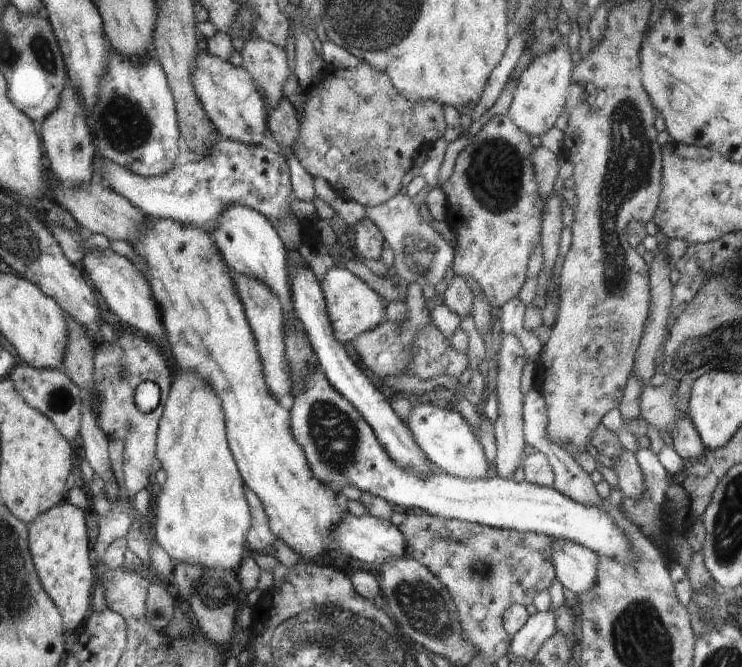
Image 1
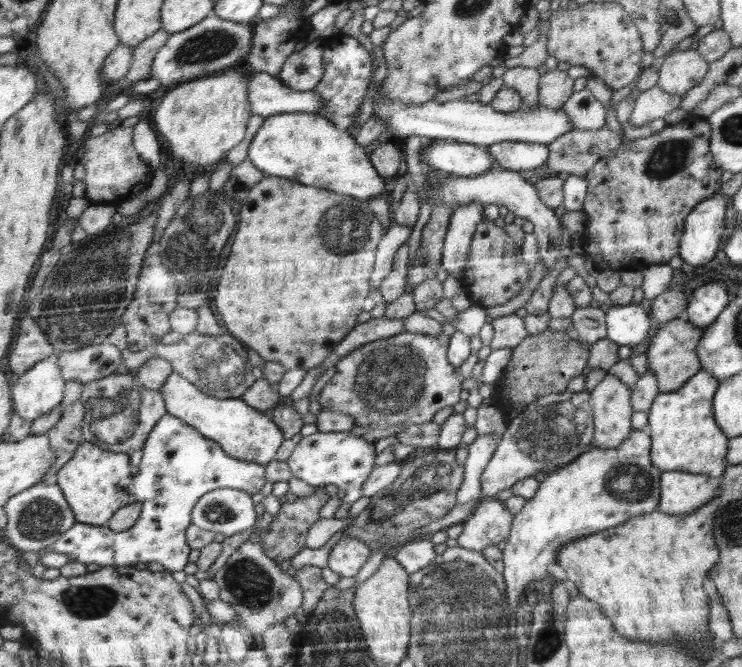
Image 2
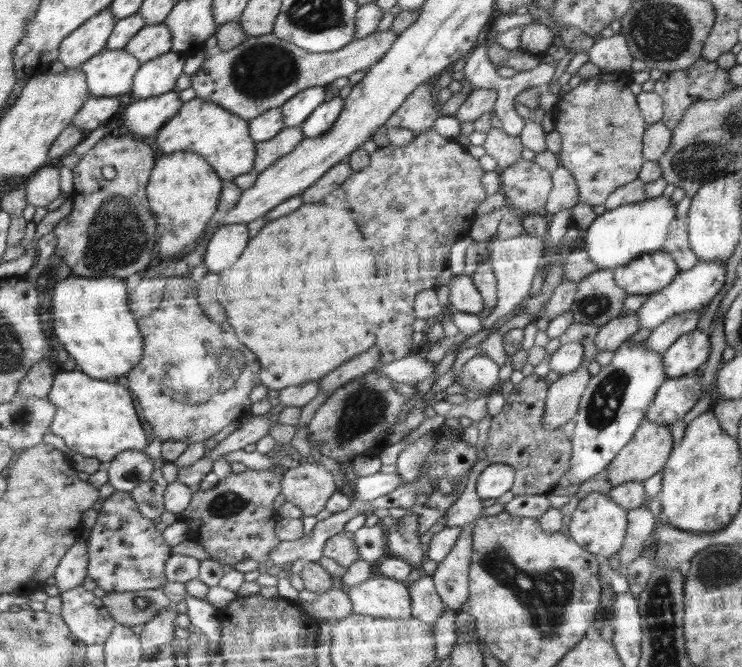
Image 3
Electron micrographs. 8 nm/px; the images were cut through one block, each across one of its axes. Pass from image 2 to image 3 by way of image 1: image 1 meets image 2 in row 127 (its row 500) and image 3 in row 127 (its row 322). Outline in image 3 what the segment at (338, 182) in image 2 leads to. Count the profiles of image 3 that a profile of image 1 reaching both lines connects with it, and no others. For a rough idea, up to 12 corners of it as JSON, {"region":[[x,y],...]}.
{"region":[[194,97],[156,134],[226,182],[252,170],[249,121]]}

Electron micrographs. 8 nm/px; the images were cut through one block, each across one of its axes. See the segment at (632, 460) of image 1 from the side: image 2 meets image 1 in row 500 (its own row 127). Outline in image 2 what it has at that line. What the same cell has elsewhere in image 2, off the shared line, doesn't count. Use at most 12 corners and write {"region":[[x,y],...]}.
{"region":[[658,85],[635,100],[629,123],[640,128],[664,118],[684,95]]}

